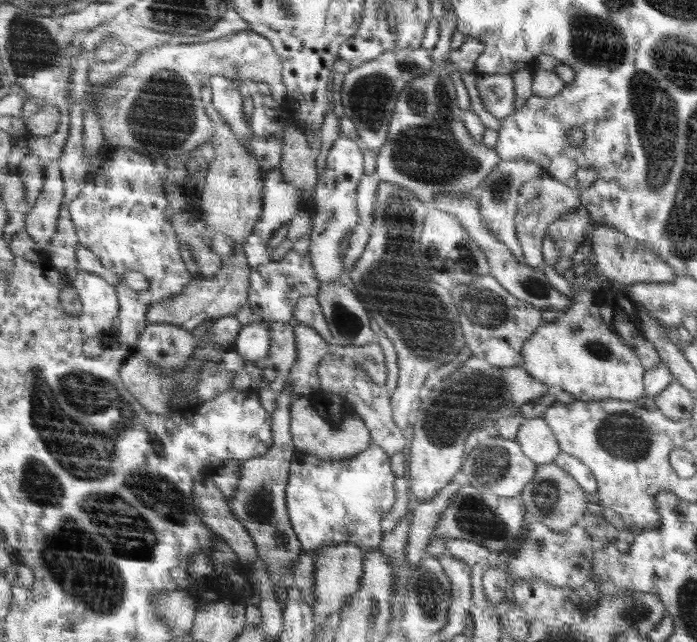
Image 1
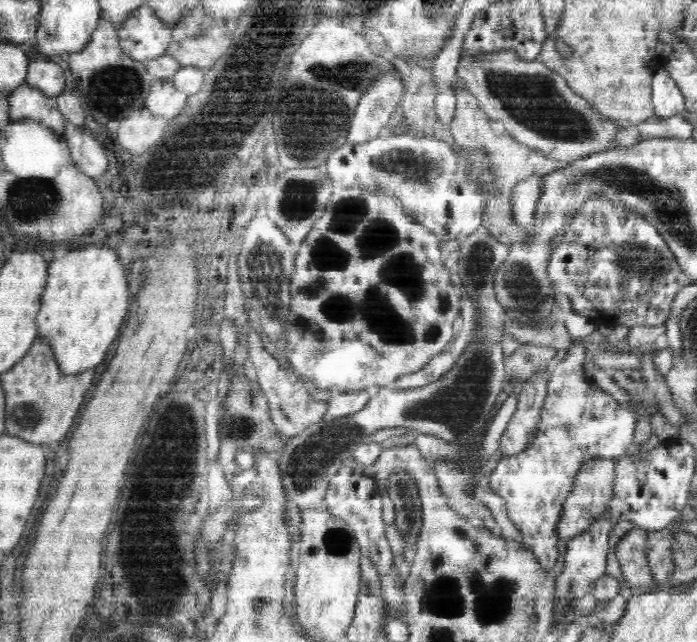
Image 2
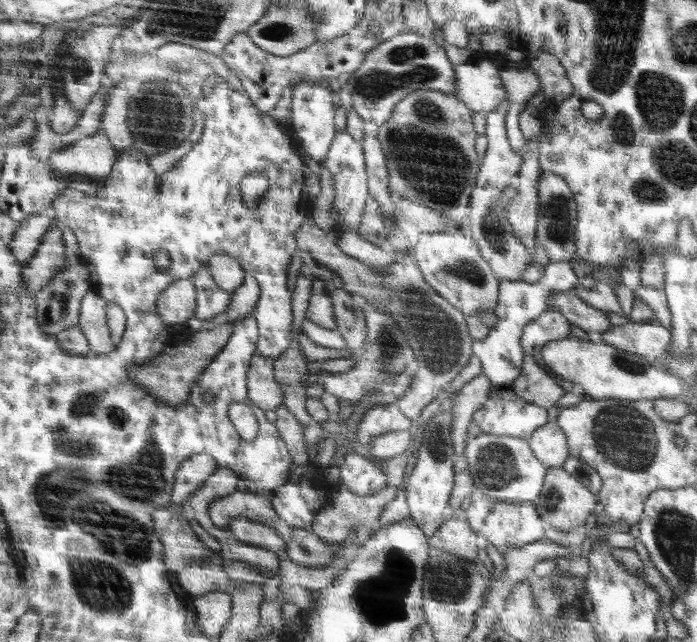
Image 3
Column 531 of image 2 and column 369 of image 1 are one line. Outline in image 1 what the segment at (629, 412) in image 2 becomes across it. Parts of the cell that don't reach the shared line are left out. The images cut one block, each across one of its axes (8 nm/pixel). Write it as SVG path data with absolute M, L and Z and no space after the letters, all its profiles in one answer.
M370 442L366 450L340 460L314 458L314 455L294 455L290 460L289 479L286 485L286 506L289 520L306 552L318 552L322 547L336 546L340 543L355 544L362 552L378 549L385 534L380 530L382 516L392 510L394 502L394 472L390 470L390 458L376 442Z

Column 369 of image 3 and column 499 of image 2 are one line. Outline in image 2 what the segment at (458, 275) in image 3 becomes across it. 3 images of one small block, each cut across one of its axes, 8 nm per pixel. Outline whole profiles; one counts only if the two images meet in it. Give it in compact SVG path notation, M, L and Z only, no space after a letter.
M508 50L491 54L480 54L478 57L461 54L457 62L457 76L460 84L465 86L477 99L479 107L491 118L504 125L505 132L518 142L540 151L542 156L564 164L574 162L586 155L602 152L606 149L618 148L614 145L614 138L620 126L599 116L590 103L567 85L567 82L554 70L544 66L540 60L522 61L517 54Z

